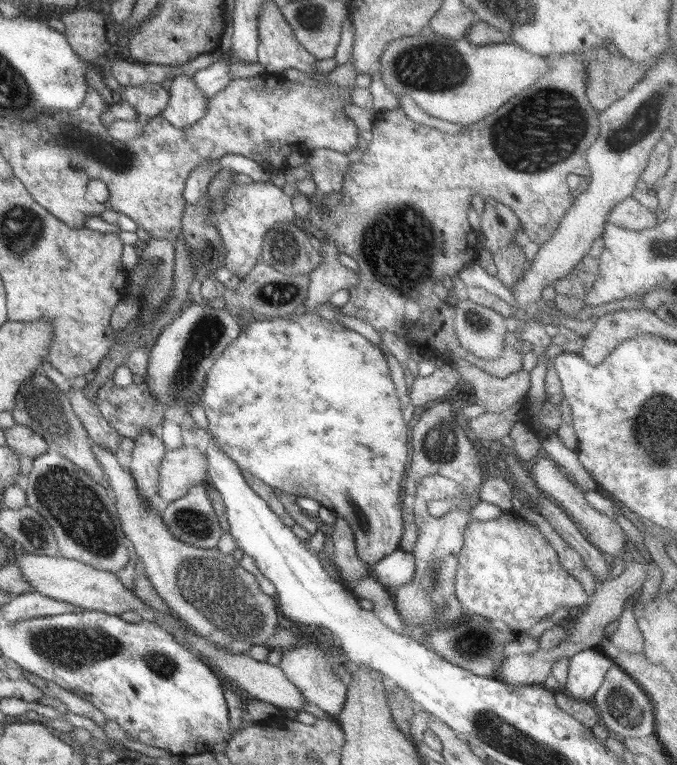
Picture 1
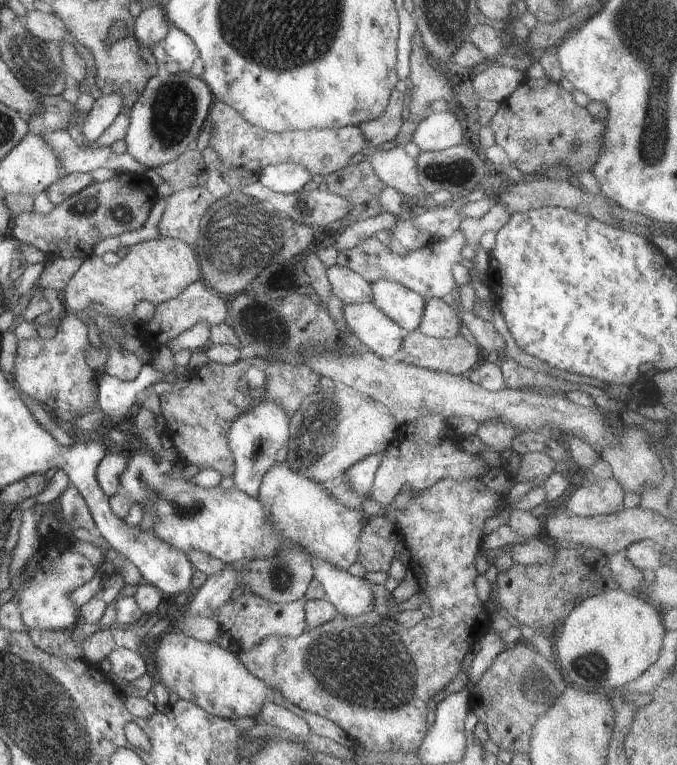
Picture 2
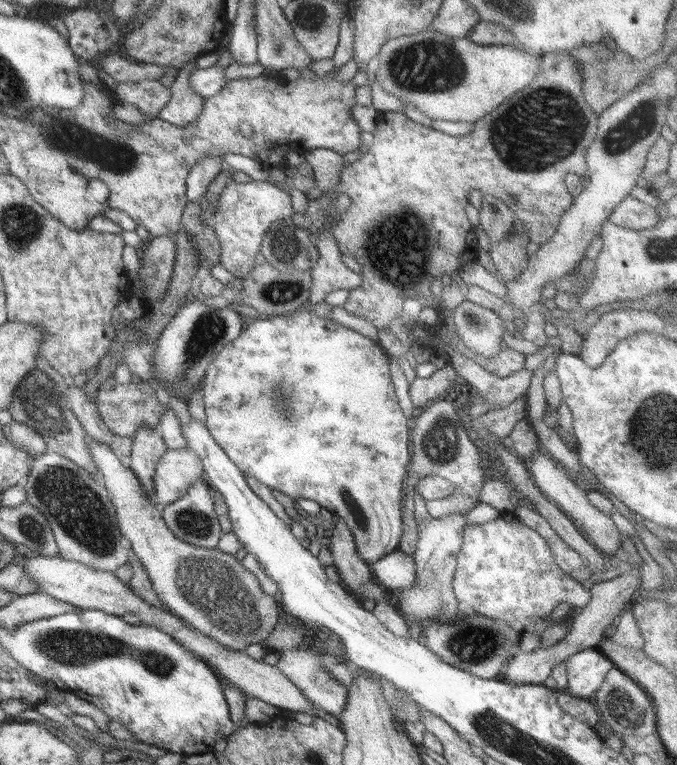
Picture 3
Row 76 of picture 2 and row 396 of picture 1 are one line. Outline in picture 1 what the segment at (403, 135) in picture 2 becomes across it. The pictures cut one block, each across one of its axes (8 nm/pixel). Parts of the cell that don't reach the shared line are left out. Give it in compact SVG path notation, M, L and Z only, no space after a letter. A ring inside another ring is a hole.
M444 363L437 366L430 376L415 378L409 396L413 406L420 409L428 402L444 401L450 391L462 382L458 370L453 365Z

